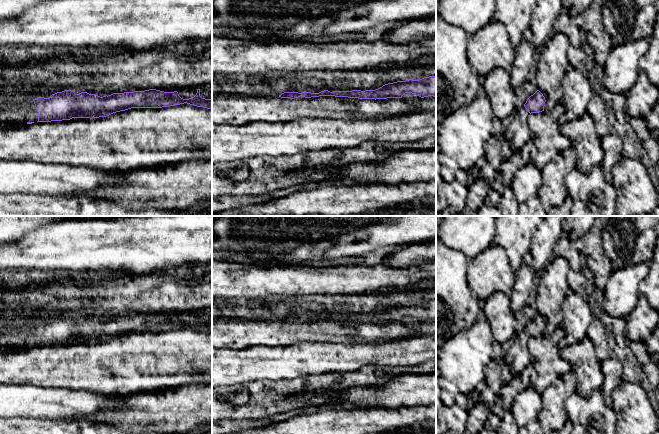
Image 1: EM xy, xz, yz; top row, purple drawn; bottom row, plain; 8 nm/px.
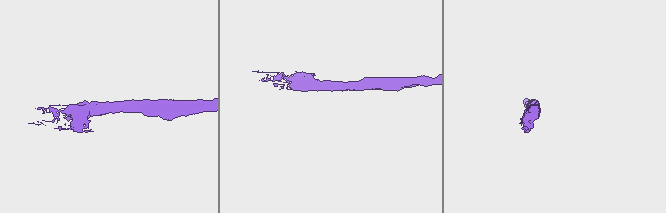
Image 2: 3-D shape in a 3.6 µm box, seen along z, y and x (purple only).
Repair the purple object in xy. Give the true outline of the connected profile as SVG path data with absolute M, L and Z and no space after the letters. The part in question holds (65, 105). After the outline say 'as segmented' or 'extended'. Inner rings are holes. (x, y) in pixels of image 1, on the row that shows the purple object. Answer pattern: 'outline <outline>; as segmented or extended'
outline M156 89L113 93L103 97L87 92L75 94L71 90L65 90L52 94L49 98L40 97L33 100L14 98L0 101L0 110L16 105L26 107L29 110L28 117L23 123L0 123L0 126L10 127L72 118L92 119L107 117L131 108L162 108L184 103L212 109L212 98L202 98L200 89L197 89L196 95L189 99L181 98L177 91L164 92Z; extended

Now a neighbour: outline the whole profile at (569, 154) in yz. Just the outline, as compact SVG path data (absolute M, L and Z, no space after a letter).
M571 146L551 158L541 171L542 184L538 197L545 211L560 206L568 197L565 176L576 168L576 151Z

